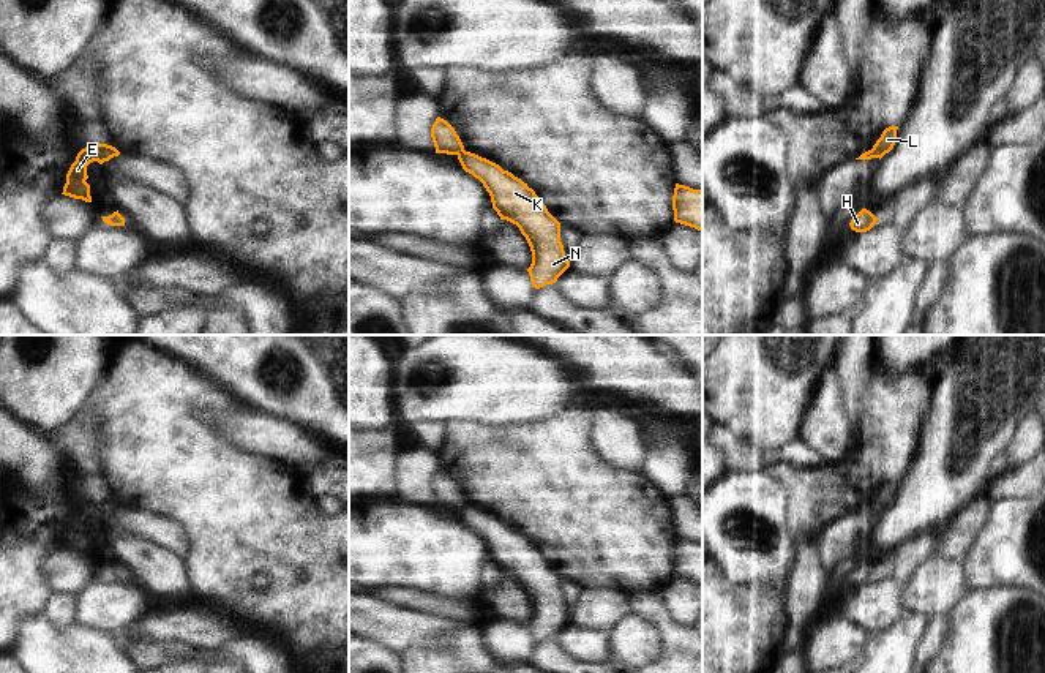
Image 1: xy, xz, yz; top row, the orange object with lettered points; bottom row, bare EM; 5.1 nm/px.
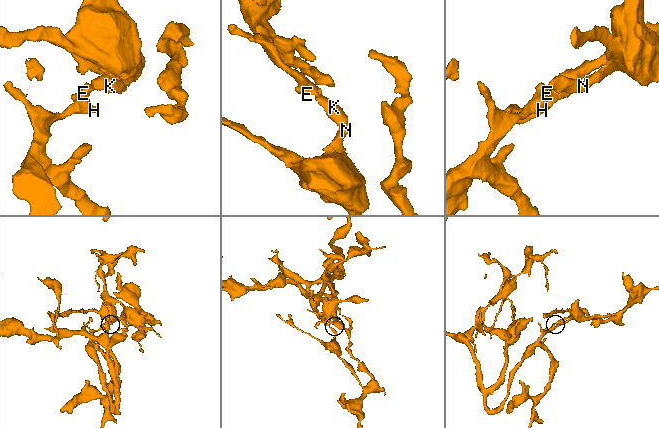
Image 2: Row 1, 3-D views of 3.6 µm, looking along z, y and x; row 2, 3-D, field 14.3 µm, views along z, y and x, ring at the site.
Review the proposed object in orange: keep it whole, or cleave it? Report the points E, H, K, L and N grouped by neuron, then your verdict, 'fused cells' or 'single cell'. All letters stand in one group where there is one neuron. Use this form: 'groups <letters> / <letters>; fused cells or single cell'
groups E H / K L N; fused cells

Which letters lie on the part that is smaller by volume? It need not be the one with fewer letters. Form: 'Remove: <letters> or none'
Remove: K, L, N

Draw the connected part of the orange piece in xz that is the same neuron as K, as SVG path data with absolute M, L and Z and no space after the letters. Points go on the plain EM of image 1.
M470 506L458 509L463 523L478 532L491 550L500 573L516 578L526 591L532 618L527 622L532 640L552 638L570 621L560 596L560 577L543 555L521 532L499 518Z

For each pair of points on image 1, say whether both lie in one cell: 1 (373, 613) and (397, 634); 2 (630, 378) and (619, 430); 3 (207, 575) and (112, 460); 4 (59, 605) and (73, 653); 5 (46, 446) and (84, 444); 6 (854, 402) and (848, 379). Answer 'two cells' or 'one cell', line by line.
1: one cell
2: two cells
3: one cell
4: two cells
5: one cell
6: one cell

